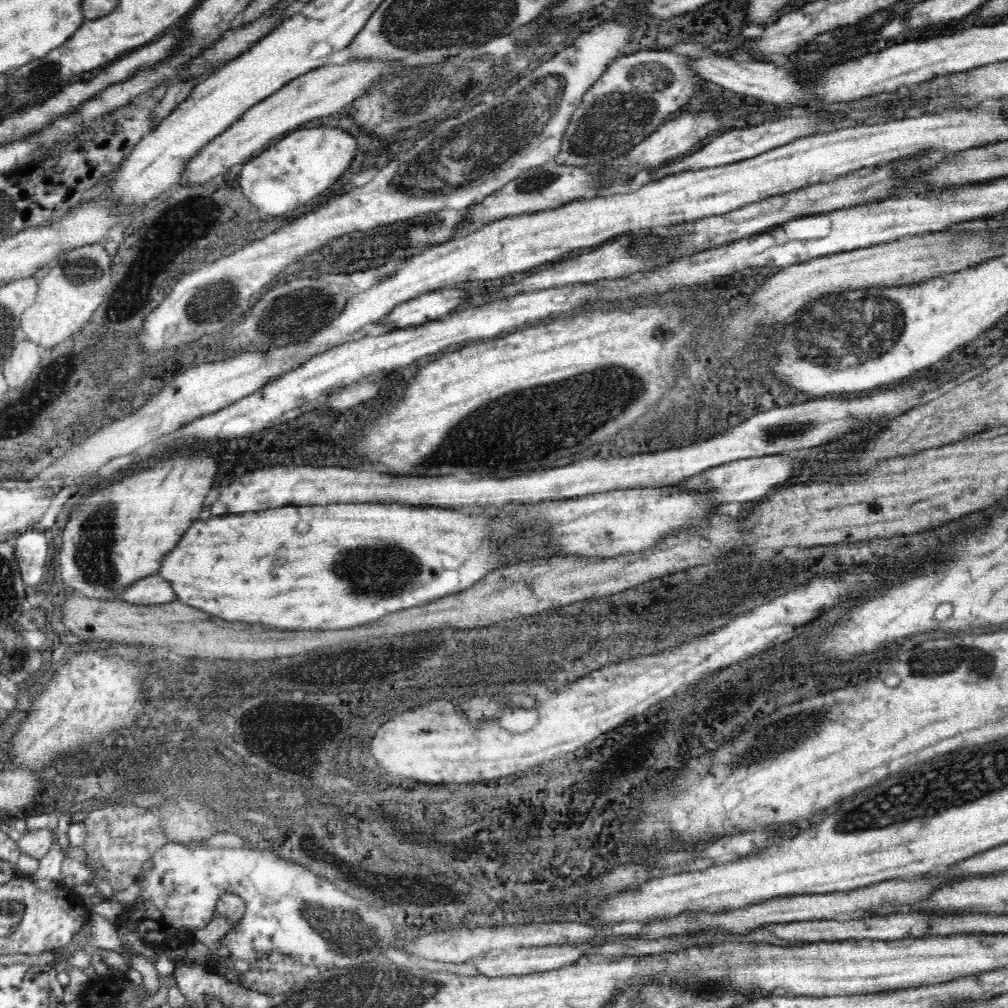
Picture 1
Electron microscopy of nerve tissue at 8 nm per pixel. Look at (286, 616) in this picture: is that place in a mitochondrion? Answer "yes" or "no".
no

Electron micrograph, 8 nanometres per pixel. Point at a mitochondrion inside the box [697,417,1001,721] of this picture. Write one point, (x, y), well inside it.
(930, 663)

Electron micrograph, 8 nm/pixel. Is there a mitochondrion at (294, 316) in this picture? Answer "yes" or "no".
yes

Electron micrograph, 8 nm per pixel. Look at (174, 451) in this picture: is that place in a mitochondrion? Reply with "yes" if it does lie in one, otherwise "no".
no

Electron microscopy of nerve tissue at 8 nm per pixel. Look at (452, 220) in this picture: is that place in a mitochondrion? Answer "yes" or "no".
no

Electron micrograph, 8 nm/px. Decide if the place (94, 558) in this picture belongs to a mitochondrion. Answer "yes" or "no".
yes

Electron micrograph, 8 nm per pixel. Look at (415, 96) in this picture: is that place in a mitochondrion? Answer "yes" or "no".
yes

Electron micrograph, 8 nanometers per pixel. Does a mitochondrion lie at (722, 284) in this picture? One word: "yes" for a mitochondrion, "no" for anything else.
no

